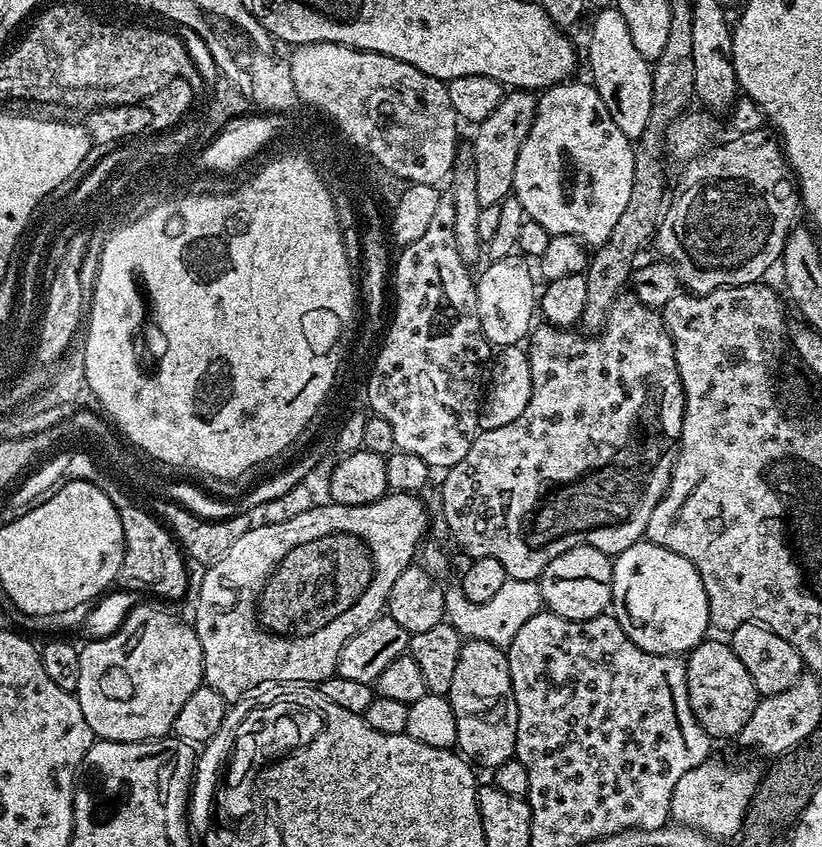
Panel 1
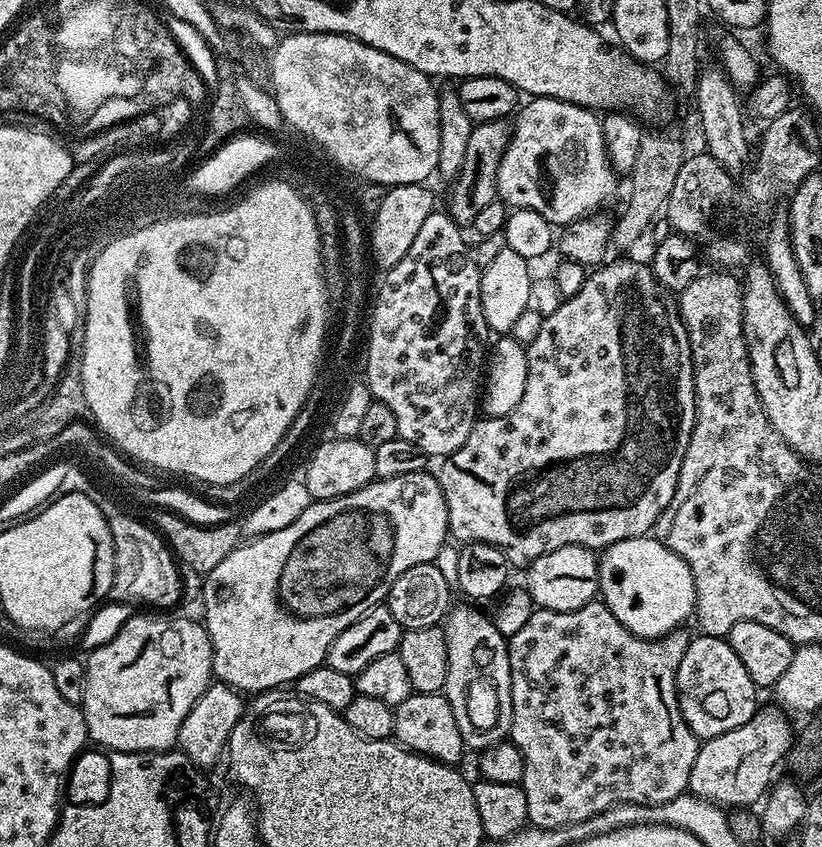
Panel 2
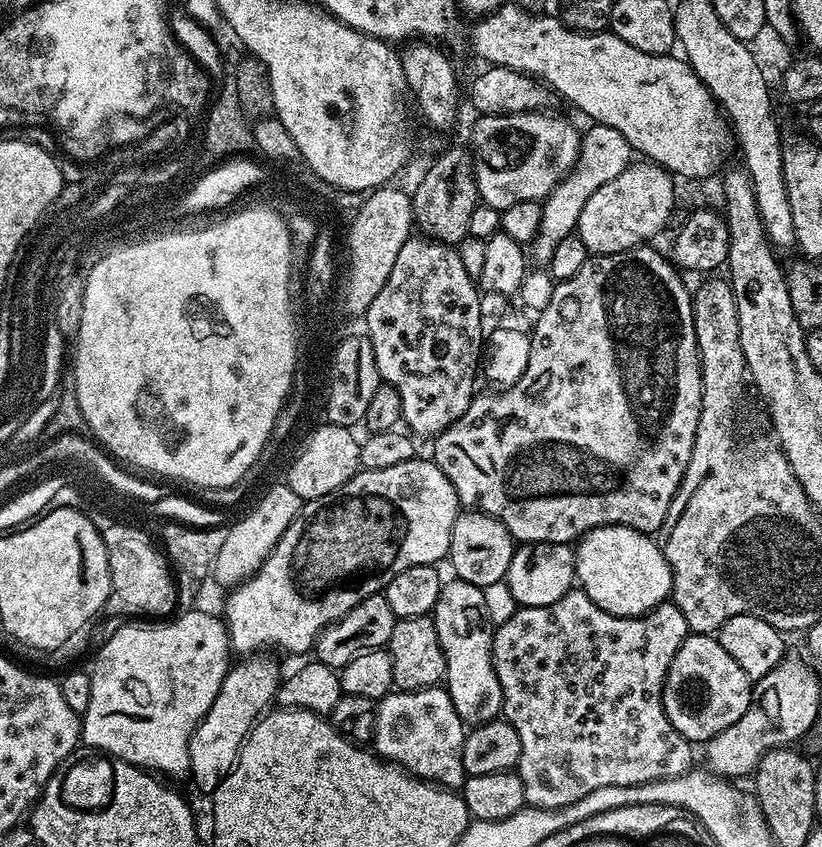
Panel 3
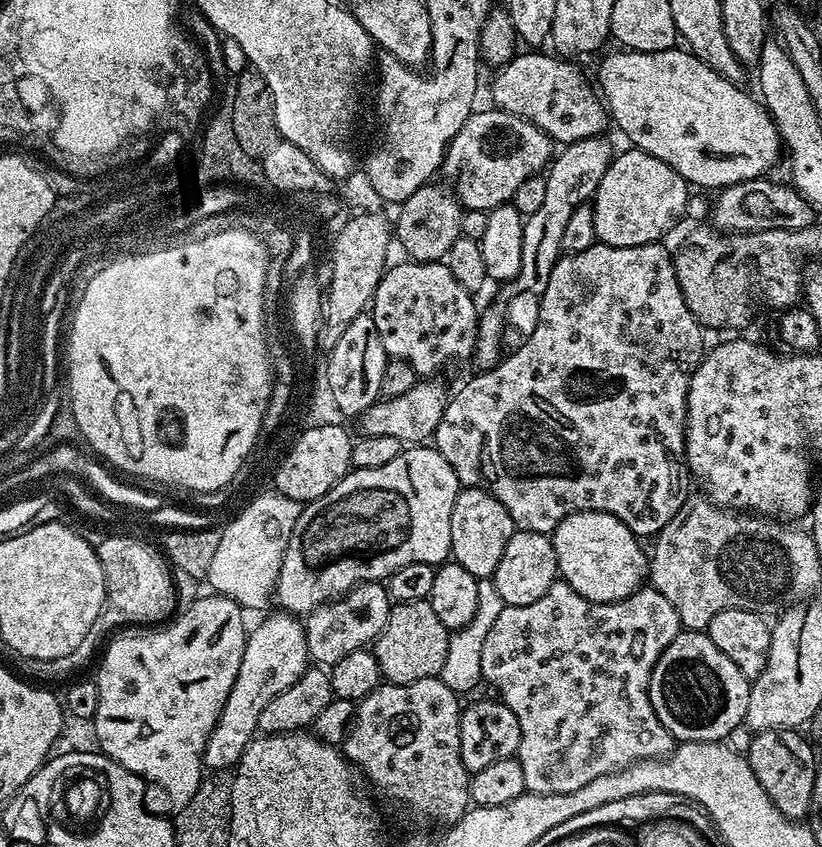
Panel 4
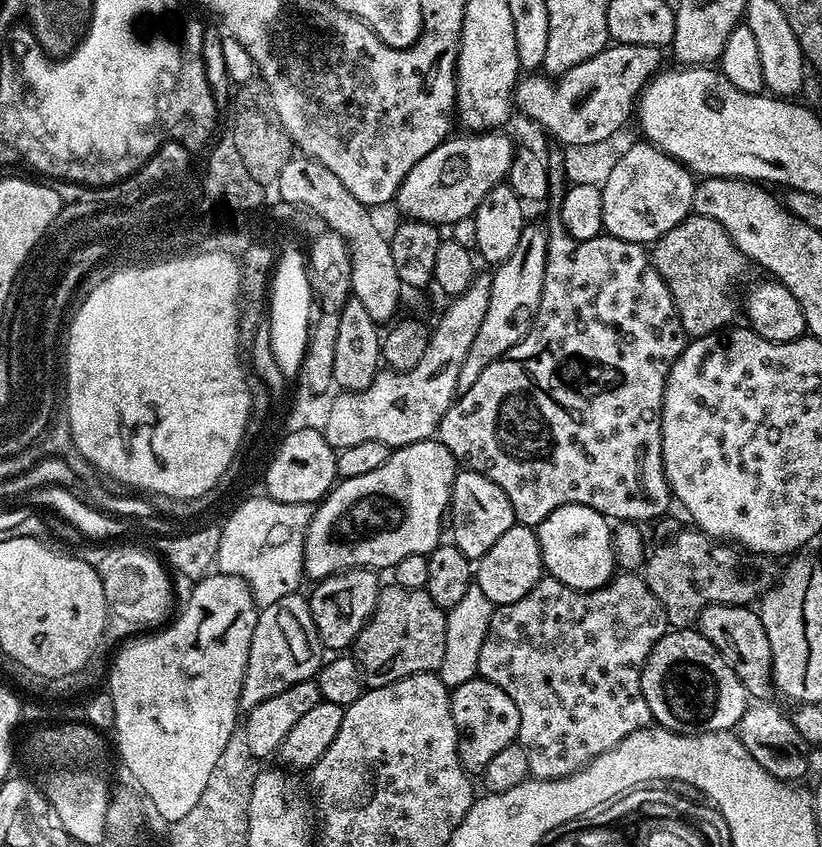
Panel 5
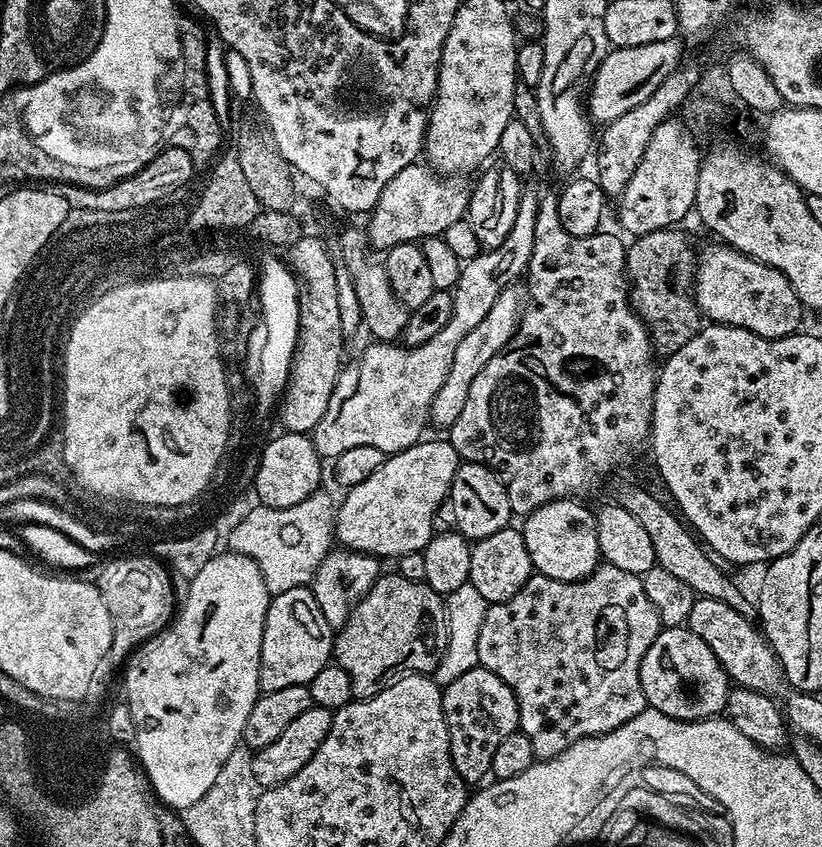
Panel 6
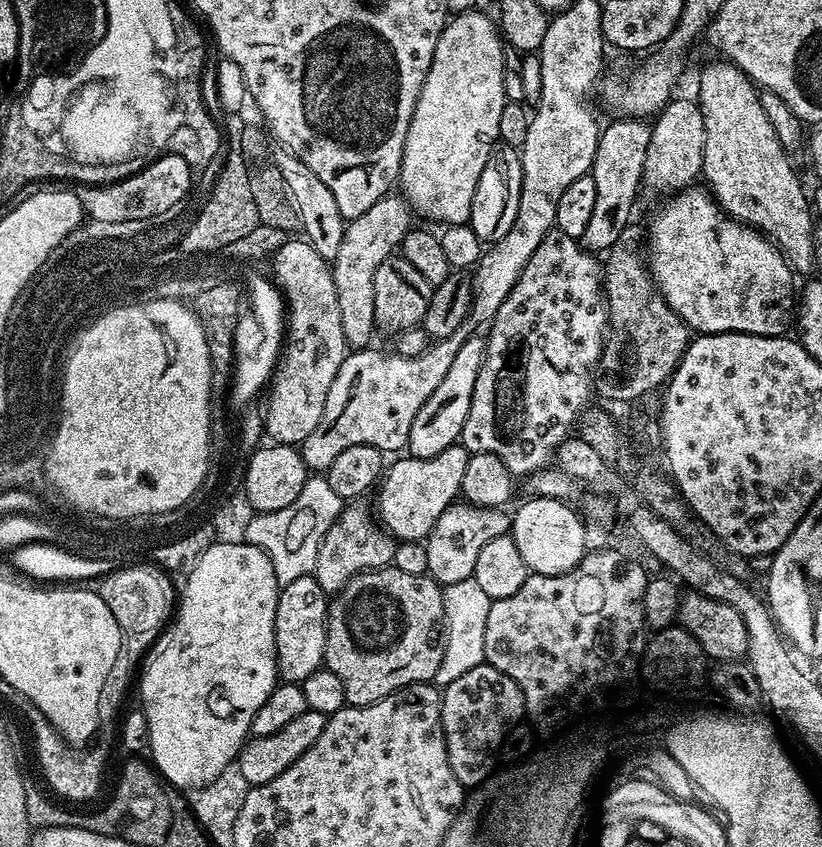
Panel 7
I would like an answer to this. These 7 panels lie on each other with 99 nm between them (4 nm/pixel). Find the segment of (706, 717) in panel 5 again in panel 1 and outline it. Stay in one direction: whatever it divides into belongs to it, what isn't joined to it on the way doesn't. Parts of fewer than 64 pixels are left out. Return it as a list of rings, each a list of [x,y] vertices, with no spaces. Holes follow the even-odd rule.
[[[705,638],[699,646],[687,653],[686,686],[690,698],[690,710],[709,738],[728,736],[734,738],[750,722],[758,693],[754,678],[746,674],[746,666],[738,662],[731,643]]]

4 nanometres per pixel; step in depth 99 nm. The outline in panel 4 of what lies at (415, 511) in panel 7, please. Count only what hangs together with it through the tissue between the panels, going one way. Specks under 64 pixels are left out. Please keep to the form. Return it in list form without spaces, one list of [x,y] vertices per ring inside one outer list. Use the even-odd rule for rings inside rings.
[[[435,446],[405,447],[398,454],[398,458],[393,458],[391,462],[386,462],[386,466],[378,466],[375,470],[352,468],[330,491],[322,494],[317,500],[307,501],[301,507],[300,517],[296,523],[296,528],[290,534],[290,542],[286,546],[286,554],[282,558],[282,566],[276,579],[275,603],[289,614],[307,614],[314,611],[318,606],[322,606],[333,600],[339,600],[345,592],[350,591],[356,584],[387,581],[388,577],[394,574],[394,570],[402,570],[402,566],[410,566],[410,562],[426,562],[433,566],[445,563],[452,551],[452,543],[450,542],[450,514],[454,510],[454,502],[461,487],[459,478],[454,474],[454,466],[450,466],[450,462],[446,462],[446,458],[442,458],[442,454]]]

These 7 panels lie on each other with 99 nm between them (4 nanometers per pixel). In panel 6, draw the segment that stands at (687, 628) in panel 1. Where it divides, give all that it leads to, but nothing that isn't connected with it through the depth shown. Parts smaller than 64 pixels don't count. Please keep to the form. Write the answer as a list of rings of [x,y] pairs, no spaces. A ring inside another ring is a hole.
[[[579,499],[552,500],[523,517],[522,531],[526,550],[530,554],[533,569],[541,576],[549,576],[555,580],[581,580],[601,563],[593,509],[588,509],[576,500]]]

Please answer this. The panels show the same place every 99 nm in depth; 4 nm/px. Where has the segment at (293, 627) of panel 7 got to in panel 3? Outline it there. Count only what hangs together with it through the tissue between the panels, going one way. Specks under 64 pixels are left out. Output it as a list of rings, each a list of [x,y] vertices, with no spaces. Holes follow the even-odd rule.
[[[253,654],[241,659],[241,664],[233,663],[229,667],[226,678],[218,690],[218,698],[214,698],[214,706],[206,710],[200,723],[196,725],[194,734],[188,743],[190,750],[190,776],[200,783],[199,791],[211,794],[236,767],[236,758],[245,738],[251,732],[264,708],[276,699],[276,691],[280,689],[282,671],[271,660],[268,654]]]

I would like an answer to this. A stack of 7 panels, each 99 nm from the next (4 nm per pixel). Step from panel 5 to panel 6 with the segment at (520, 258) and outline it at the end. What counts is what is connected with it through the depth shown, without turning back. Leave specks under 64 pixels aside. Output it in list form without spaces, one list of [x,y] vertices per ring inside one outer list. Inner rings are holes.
[[[516,286],[504,288],[502,294],[498,294],[494,306],[490,306],[486,318],[482,318],[482,322],[478,322],[478,326],[474,326],[474,330],[470,330],[470,334],[462,338],[458,350],[454,350],[454,362],[450,365],[450,374],[446,374],[446,382],[442,382],[428,411],[429,421],[433,425],[437,424],[438,427],[448,430],[454,422],[458,422],[458,414],[462,414],[462,409],[466,406],[466,397],[470,394],[474,378],[478,378],[482,369],[490,362],[490,358],[494,358],[494,354],[501,352],[510,342],[520,324],[520,316],[524,313],[526,303],[521,289],[520,292],[518,289]]]

